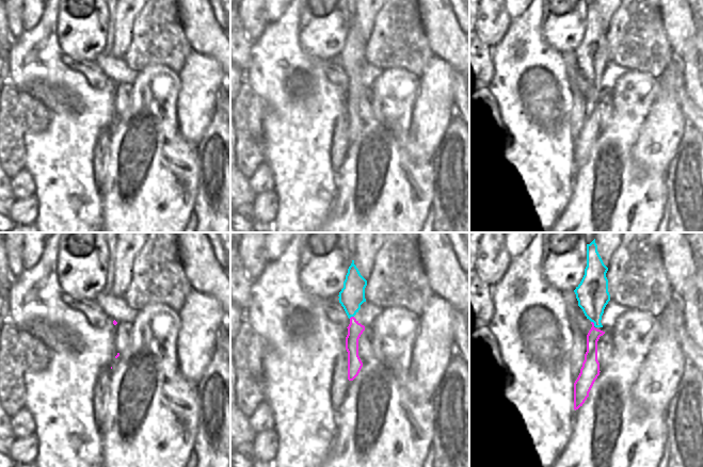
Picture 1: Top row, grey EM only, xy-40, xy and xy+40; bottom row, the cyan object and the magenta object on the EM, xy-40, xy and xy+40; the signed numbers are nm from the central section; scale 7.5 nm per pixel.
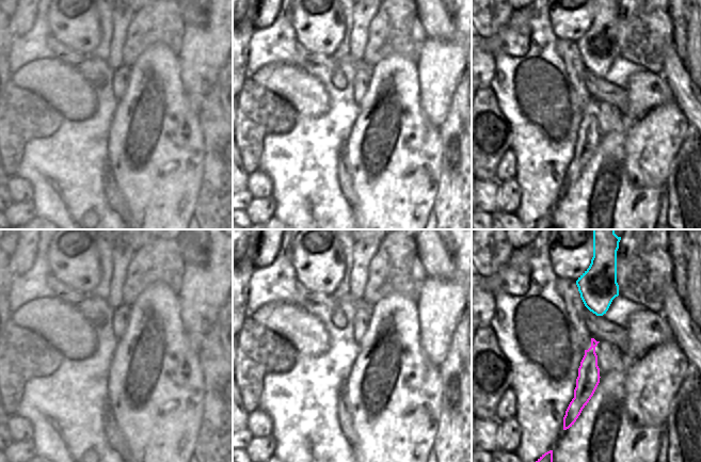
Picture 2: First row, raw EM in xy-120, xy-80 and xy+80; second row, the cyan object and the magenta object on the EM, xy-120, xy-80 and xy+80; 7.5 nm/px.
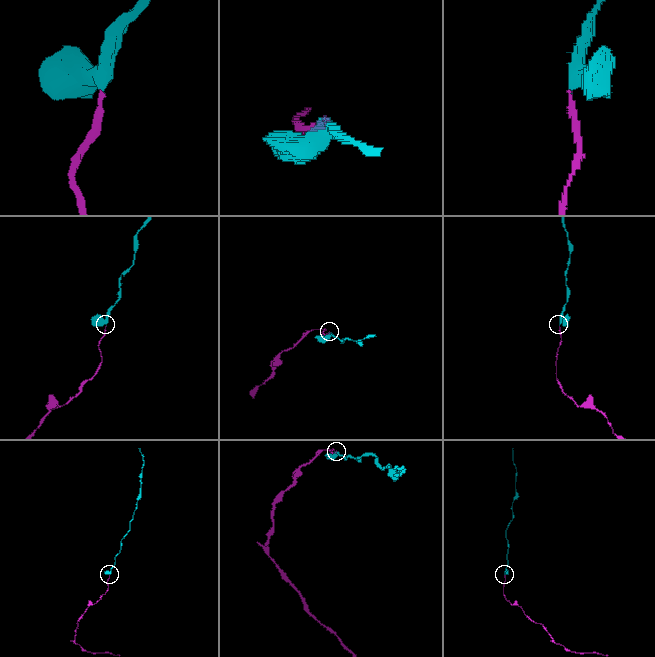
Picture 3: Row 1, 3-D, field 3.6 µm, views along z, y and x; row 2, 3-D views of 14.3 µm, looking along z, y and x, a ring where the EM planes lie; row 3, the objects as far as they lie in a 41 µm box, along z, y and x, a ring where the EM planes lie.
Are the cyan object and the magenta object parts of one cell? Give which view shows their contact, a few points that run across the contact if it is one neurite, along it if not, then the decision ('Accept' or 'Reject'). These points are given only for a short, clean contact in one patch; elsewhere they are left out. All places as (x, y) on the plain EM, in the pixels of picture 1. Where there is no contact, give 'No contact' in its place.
Touches cyan in xy+40. Line: xy+40 (592, 55), (593, 83), (591, 116). Accept.

